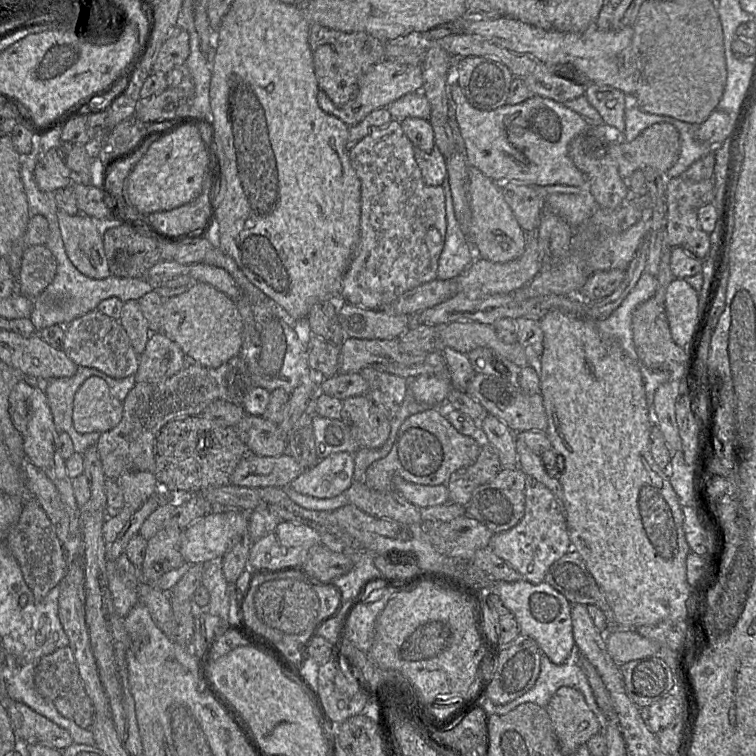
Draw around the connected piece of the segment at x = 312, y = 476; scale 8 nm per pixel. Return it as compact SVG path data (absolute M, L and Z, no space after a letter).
M339 452L306 469L290 487L296 492L315 498L333 498L345 493L354 482L354 454Z

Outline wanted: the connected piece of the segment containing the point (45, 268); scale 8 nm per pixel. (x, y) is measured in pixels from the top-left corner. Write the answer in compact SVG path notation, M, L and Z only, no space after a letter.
M45 245L26 247L18 274L18 292L34 299L51 284L57 271L57 261Z

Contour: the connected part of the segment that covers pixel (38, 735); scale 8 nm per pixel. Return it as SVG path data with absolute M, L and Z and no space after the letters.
M4 698L15 736L26 743L63 751L73 743L69 732L38 714L24 703Z

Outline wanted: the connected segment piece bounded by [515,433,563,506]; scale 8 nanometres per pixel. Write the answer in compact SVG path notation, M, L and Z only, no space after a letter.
M515 433L515 446L518 455L518 466L527 477L531 477L546 486L563 506L563 490L559 479L550 477L539 454L530 450L524 441Z

